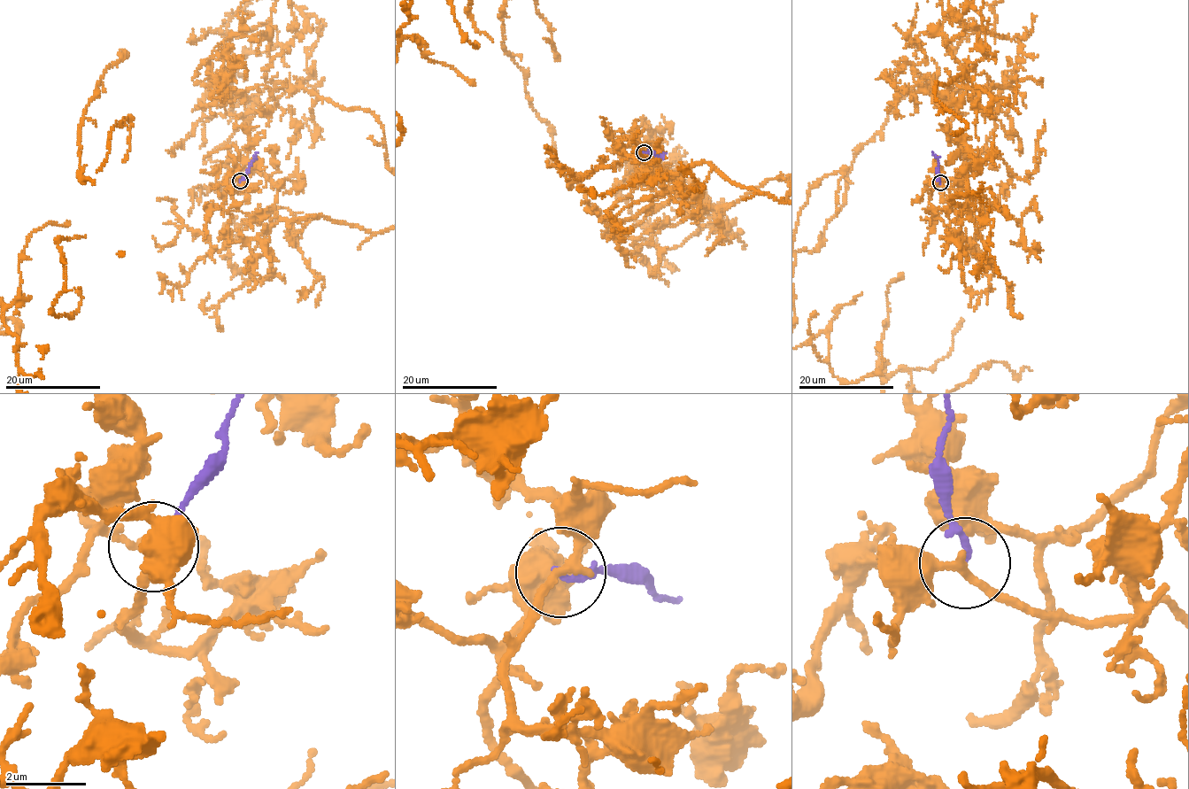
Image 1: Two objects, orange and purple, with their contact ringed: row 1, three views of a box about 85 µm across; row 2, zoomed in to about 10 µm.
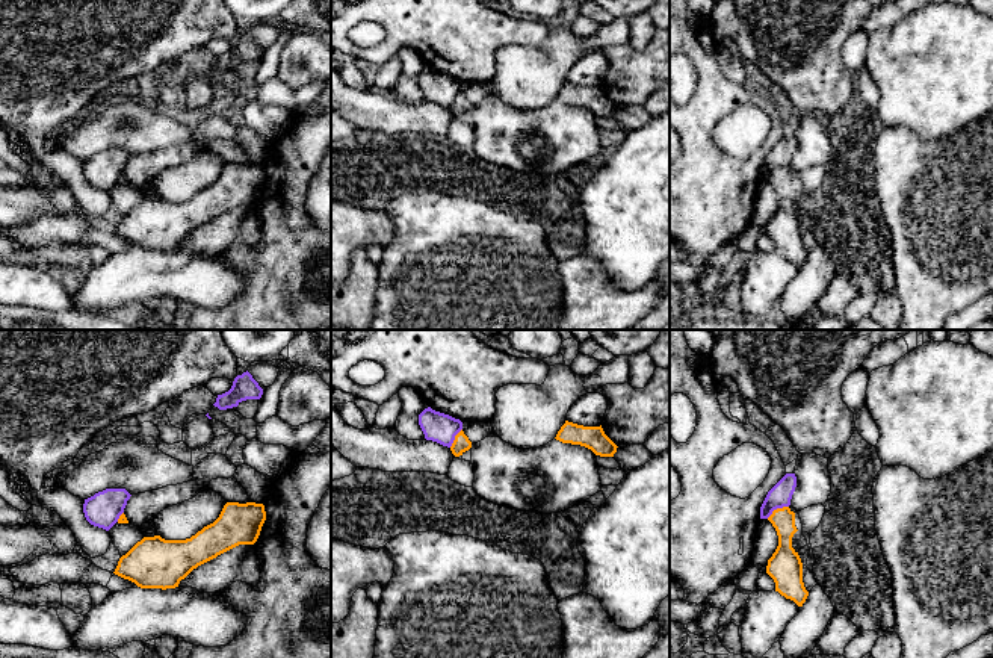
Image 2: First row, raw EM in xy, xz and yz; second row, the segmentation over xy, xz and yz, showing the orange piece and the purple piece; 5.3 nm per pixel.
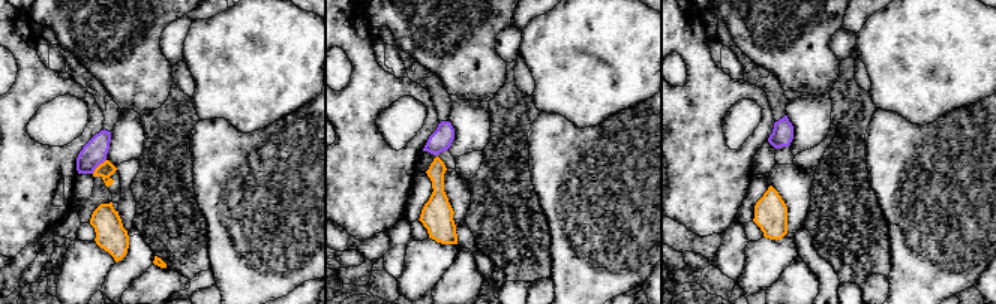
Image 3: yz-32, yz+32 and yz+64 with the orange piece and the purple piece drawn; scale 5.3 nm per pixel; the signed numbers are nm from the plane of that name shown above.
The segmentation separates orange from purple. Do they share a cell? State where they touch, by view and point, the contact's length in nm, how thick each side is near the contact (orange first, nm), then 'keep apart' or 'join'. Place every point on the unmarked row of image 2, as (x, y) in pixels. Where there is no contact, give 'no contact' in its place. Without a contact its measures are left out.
meets orange in yz at (777, 170); contact 140 nm long; 120 nm thick on the orange side, 120 nm on the other; keep apart

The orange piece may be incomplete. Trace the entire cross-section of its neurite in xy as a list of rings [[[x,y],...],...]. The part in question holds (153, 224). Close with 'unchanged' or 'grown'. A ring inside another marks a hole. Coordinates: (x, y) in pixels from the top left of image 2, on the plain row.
[[[227,163],[219,178],[186,201],[144,198],[115,230],[141,250],[175,250],[198,227],[239,207],[254,206],[266,182],[263,165]]]; unchanged

